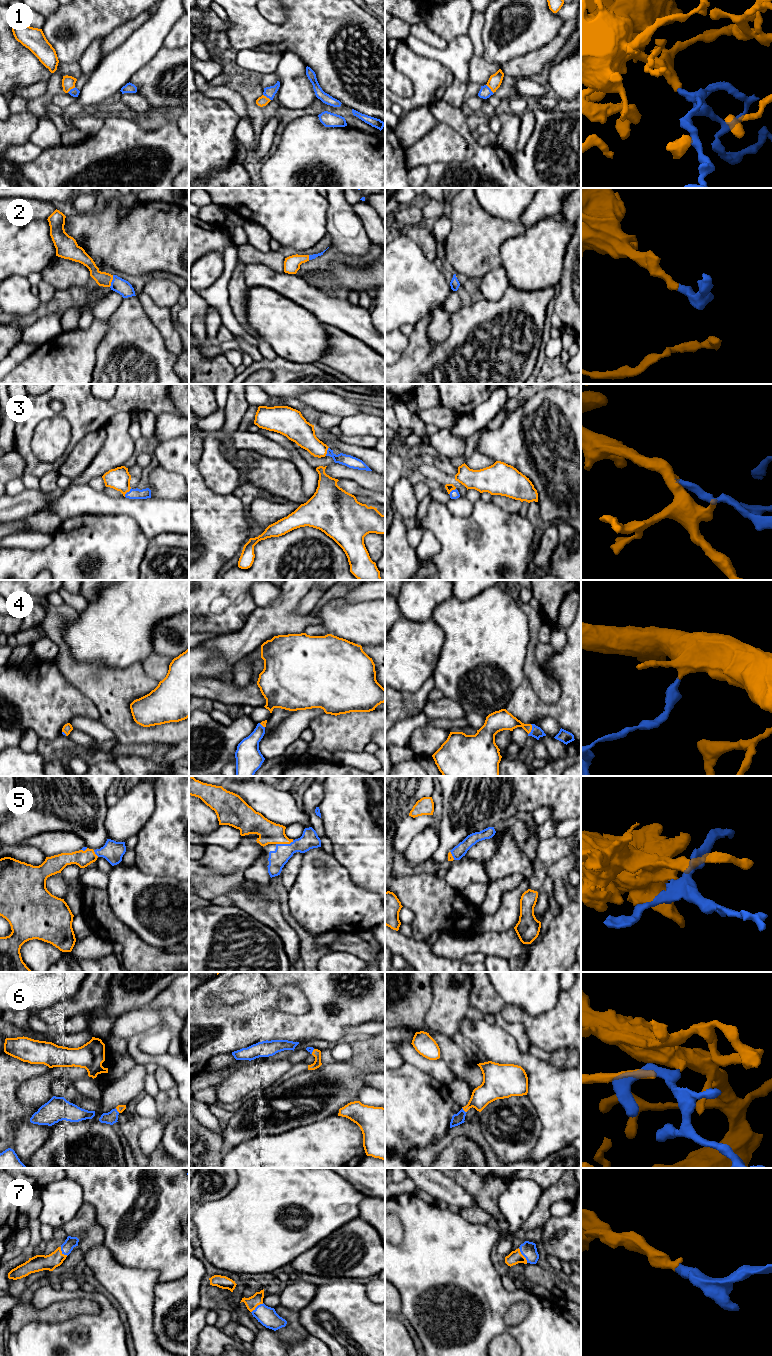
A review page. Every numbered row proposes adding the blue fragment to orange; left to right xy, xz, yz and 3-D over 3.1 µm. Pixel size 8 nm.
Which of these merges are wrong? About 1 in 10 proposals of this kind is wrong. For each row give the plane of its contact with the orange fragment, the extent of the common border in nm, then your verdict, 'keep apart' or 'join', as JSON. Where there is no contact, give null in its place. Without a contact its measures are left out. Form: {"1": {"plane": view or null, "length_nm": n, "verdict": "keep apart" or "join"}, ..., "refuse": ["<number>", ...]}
{"1": {"plane": "yz", "length_nm": 100, "verdict": "join"}, "2": {"plane": "xy", "length_nm": 100, "verdict": "join"}, "3": {"plane": "xy", "length_nm": 90, "verdict": "join"}, "4": {"plane": "yz", "length_nm": 90, "verdict": "join"}, "5": {"plane": "xz", "length_nm": 150, "verdict": "join"}, "6": {"plane": "yz", "length_nm": 60, "verdict": "join"}, "7": {"plane": "yz", "length_nm": 140, "verdict": "join"}, "refuse": []}

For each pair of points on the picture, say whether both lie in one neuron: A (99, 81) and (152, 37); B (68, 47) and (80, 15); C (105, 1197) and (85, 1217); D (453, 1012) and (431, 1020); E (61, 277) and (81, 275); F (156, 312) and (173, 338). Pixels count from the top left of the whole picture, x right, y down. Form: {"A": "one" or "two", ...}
{"A": "one", "B": "one", "C": "two", "D": "one", "E": "one", "F": "one"}

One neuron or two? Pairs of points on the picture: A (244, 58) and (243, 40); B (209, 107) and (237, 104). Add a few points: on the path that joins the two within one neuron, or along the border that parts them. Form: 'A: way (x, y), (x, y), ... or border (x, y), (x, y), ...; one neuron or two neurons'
A: border (238, 50), (255, 49), (266, 52); two neurons
B: border (207, 96), (223, 99), (240, 117); two neurons

